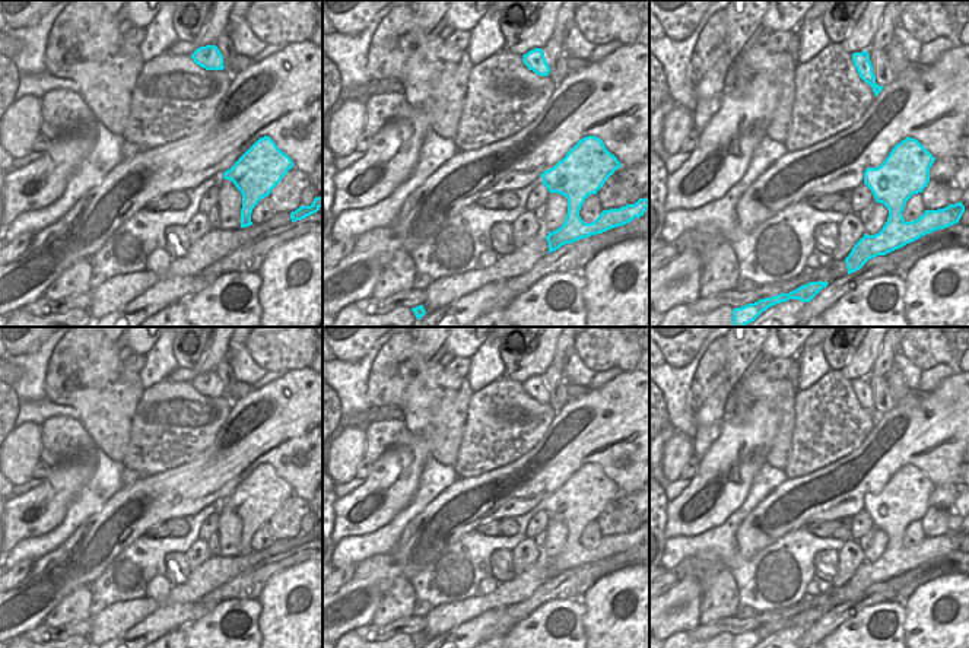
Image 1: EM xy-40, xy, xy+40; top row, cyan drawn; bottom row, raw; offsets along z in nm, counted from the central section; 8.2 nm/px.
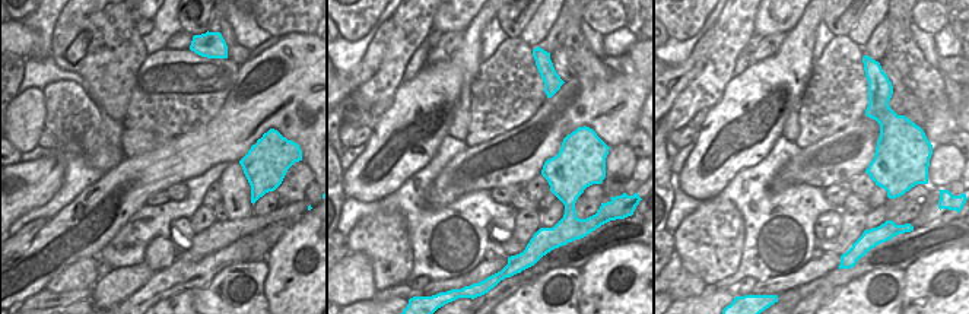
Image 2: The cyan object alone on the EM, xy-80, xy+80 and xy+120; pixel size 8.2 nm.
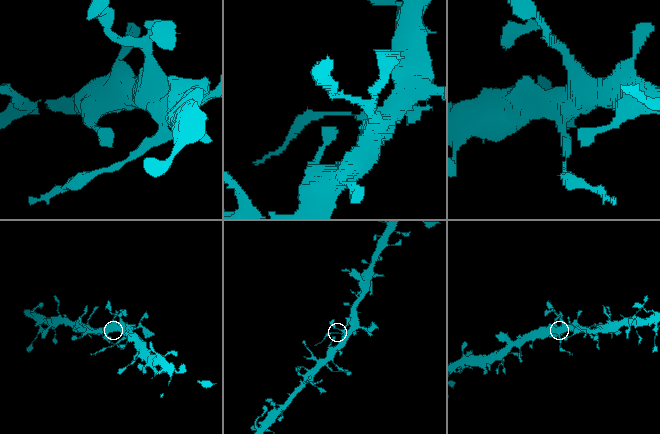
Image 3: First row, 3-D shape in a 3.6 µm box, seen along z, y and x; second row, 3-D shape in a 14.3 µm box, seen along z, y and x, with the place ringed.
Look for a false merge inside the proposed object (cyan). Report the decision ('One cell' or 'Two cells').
Two cells

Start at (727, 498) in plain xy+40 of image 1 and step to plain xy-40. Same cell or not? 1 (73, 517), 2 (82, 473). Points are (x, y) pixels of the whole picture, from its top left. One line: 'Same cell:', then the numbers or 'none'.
Same cell: 2

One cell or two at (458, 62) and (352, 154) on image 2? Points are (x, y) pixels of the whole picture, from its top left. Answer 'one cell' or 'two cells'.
two cells

